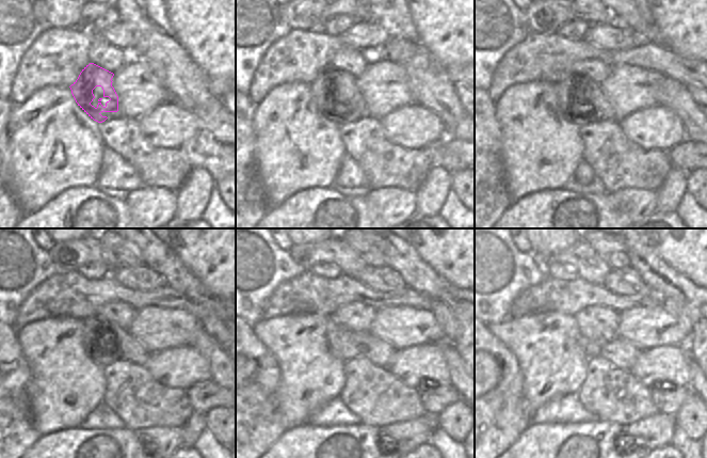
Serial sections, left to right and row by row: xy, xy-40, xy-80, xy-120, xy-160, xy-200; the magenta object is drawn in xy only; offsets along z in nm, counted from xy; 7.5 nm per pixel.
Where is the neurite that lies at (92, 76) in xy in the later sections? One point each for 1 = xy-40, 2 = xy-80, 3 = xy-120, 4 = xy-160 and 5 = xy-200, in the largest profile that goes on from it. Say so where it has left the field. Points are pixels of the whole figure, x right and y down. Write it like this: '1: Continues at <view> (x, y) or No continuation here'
1: Continues at xy-40 (348, 106)
2: Continues at xy-80 (581, 101)
3: Continues at xy-120 (105, 343)
4: Continues at xy-160 (343, 344)
5: Continues at xy-200 (620, 351)

